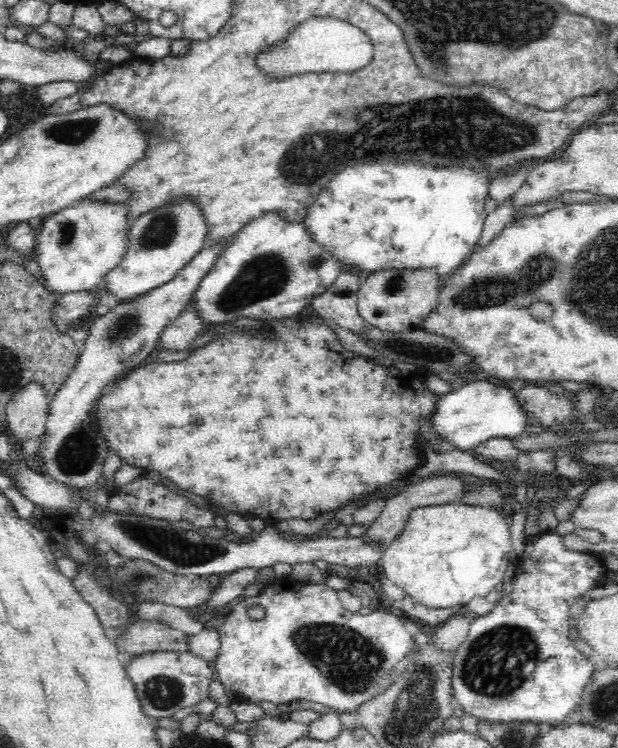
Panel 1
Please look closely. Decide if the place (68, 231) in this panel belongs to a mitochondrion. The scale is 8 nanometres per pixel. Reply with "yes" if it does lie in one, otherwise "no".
yes

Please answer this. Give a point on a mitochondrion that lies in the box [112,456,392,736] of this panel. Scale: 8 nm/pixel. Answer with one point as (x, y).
(351, 662)

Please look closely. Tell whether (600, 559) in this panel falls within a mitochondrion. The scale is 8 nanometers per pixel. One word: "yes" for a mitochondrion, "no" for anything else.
no

